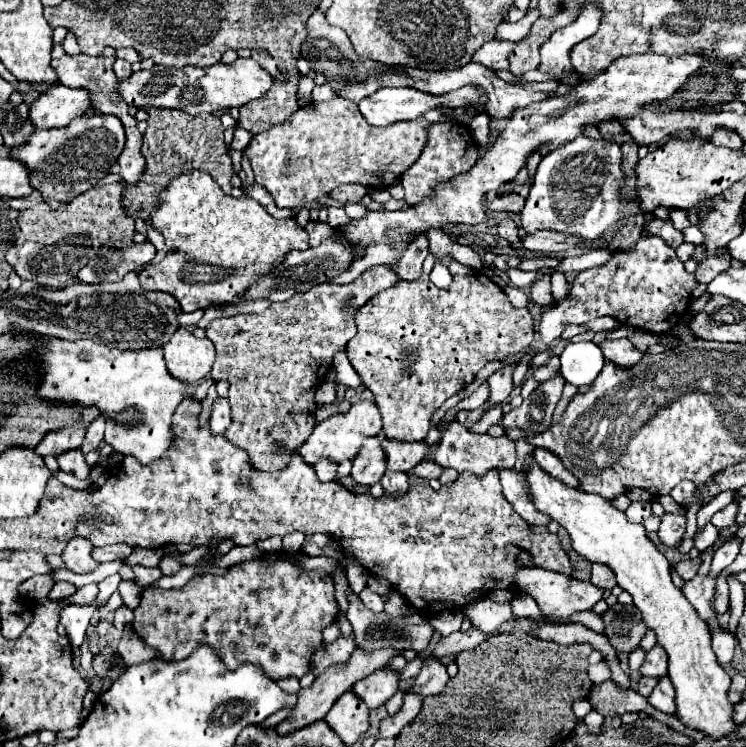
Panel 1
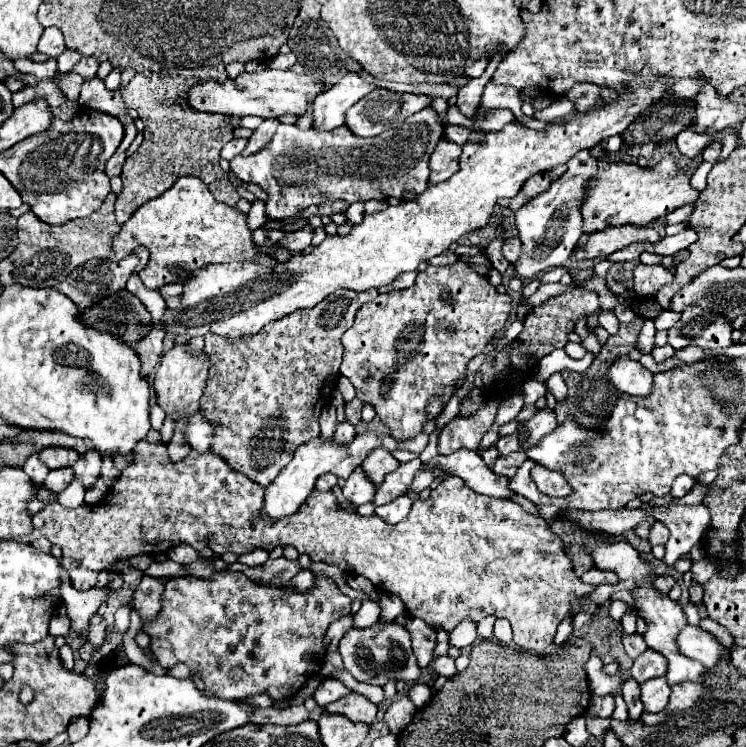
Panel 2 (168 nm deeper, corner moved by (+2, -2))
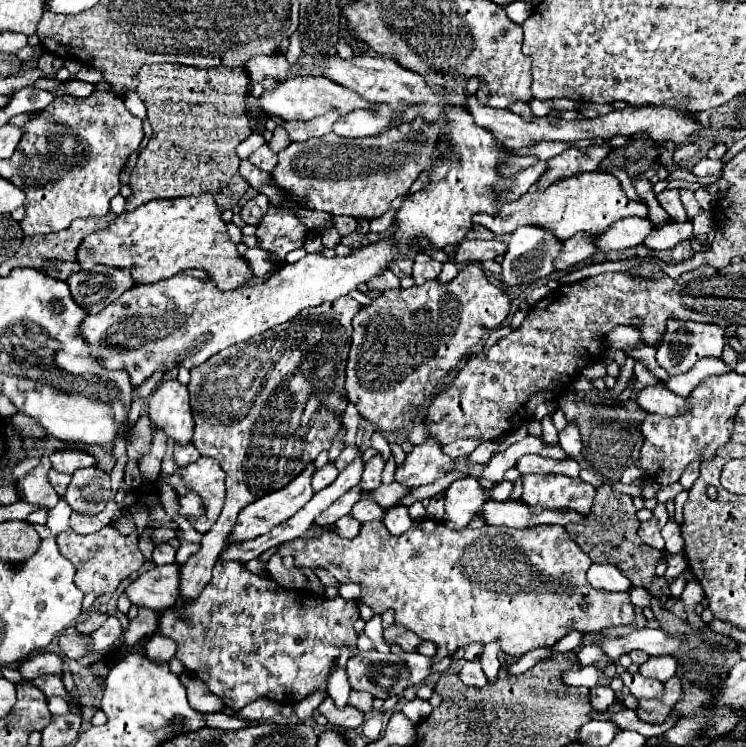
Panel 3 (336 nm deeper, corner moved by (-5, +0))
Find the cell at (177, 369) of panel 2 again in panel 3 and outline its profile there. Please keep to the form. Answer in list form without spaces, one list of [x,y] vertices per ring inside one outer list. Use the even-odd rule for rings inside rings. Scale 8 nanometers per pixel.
[[[169,378],[153,392],[147,414],[151,422],[157,428],[163,428],[175,442],[191,442],[193,410],[189,404],[189,388],[177,378]]]

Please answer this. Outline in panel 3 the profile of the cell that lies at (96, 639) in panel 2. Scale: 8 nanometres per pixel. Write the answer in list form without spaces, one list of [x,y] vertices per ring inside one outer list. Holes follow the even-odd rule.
[[[94,613],[90,618],[85,619],[82,622],[76,624],[76,629],[84,634],[87,635],[91,632],[97,630],[109,617],[107,614],[102,613]]]

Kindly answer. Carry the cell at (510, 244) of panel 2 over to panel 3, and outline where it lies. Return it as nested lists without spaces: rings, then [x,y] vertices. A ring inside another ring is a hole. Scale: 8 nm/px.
[[[463,240],[457,246],[455,262],[467,264],[467,262],[483,262],[493,260],[501,254],[505,254],[507,244],[501,240]]]

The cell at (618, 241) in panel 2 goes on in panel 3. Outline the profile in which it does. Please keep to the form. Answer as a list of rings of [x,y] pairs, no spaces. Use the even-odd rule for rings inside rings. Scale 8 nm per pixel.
[[[577,234],[563,242],[563,252],[555,260],[557,270],[567,270],[569,266],[589,260],[597,252],[597,236]]]

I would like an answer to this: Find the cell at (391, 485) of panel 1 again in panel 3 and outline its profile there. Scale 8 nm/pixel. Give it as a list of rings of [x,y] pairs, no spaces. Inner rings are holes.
[[[391,506],[383,516],[383,524],[391,534],[403,534],[411,526],[411,516],[407,506]]]

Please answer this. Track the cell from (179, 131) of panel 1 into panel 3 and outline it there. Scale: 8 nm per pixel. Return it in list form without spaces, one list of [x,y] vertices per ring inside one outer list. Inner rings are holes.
[[[145,64],[139,70],[139,86],[137,94],[141,96],[149,122],[153,126],[153,136],[149,144],[141,150],[139,160],[129,176],[129,186],[133,188],[133,194],[125,202],[125,212],[157,198],[179,198],[189,194],[203,194],[211,192],[219,204],[221,210],[231,210],[239,204],[243,194],[249,190],[249,182],[239,174],[239,158],[235,154],[235,146],[245,140],[253,130],[247,120],[247,102],[245,102],[245,90],[249,88],[249,76],[243,68],[229,68],[229,66],[213,66],[213,68],[189,68],[183,64]],[[225,78],[225,88],[217,88],[211,92],[207,102],[191,102],[189,100],[189,88],[215,88],[213,80]]]

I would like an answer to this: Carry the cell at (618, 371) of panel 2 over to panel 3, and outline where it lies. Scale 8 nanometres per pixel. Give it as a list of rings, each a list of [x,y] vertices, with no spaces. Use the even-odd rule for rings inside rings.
[[[661,382],[655,386],[647,386],[643,390],[637,392],[637,404],[647,410],[647,412],[655,412],[661,416],[673,416],[673,414],[681,414],[687,410],[685,398],[677,396],[675,392],[671,392],[667,386],[663,386]]]

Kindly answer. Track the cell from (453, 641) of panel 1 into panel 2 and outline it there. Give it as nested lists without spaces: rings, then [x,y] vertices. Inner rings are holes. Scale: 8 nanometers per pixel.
[[[410,618],[404,628],[410,632],[412,652],[418,658],[418,666],[426,668],[426,664],[432,658],[432,650],[436,646],[436,632],[430,630],[428,624],[424,624],[424,620],[418,618]]]

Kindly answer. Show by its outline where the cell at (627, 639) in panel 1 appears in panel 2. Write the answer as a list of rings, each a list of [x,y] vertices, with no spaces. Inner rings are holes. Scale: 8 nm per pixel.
[[[632,634],[632,636],[622,636],[622,644],[624,644],[624,650],[626,650],[626,654],[634,660],[634,658],[638,658],[648,646],[646,646],[646,642],[644,642],[644,638],[640,638],[638,634]]]

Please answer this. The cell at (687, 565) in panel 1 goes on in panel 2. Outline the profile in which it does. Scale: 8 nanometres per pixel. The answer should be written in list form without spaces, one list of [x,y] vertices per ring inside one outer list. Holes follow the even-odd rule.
[[[664,574],[664,576],[658,576],[658,578],[654,580],[654,590],[660,592],[662,596],[666,596],[674,584],[676,584],[676,580],[674,580],[670,574]]]

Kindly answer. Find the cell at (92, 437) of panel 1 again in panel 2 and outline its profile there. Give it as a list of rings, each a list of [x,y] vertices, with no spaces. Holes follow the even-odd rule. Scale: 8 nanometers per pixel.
[[[96,450],[80,456],[80,460],[74,462],[72,466],[74,476],[82,482],[86,490],[92,490],[96,486],[96,480],[100,478],[100,468],[102,468],[102,456]]]

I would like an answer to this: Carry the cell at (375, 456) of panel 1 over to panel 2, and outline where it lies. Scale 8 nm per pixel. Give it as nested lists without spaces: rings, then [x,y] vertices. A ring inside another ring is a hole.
[[[362,466],[352,472],[352,476],[346,480],[346,486],[342,488],[344,498],[352,506],[362,506],[366,502],[372,502],[374,492],[376,492],[376,486],[370,484],[370,480],[366,480],[366,476],[362,472]]]

